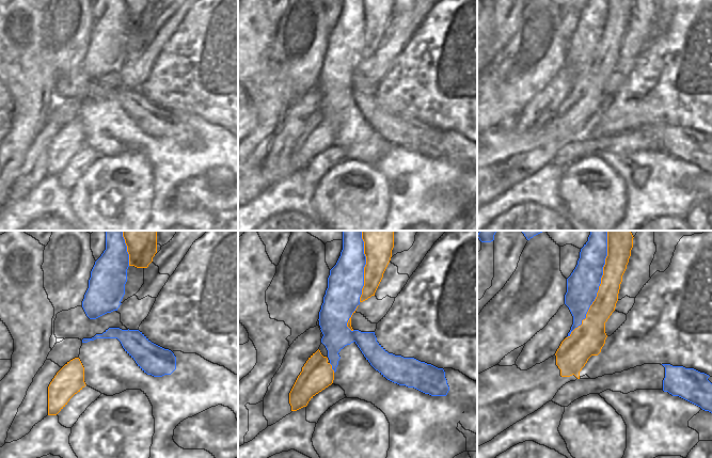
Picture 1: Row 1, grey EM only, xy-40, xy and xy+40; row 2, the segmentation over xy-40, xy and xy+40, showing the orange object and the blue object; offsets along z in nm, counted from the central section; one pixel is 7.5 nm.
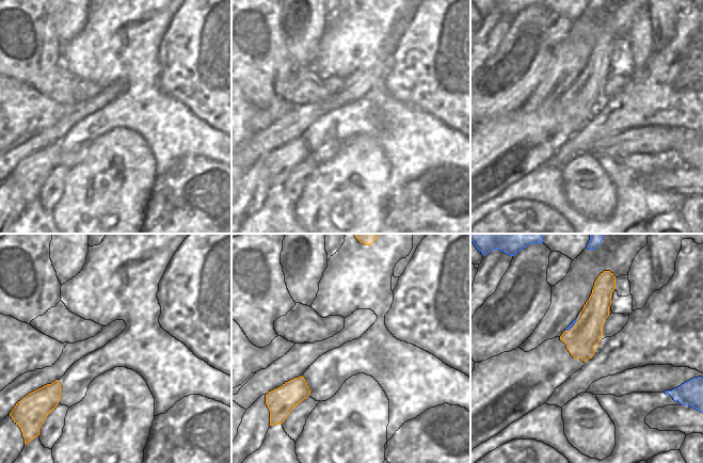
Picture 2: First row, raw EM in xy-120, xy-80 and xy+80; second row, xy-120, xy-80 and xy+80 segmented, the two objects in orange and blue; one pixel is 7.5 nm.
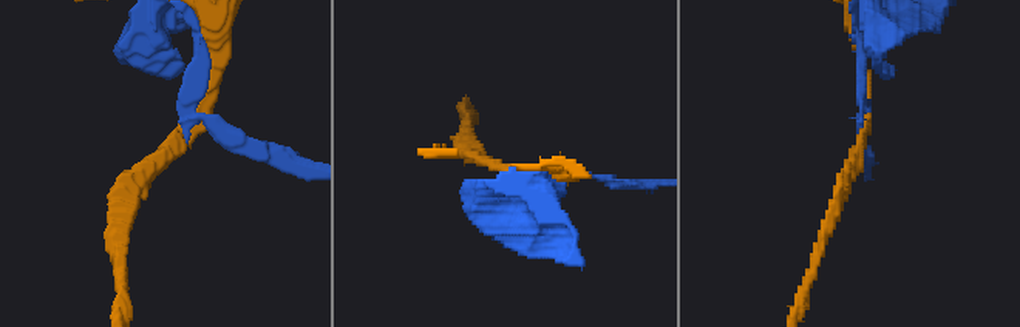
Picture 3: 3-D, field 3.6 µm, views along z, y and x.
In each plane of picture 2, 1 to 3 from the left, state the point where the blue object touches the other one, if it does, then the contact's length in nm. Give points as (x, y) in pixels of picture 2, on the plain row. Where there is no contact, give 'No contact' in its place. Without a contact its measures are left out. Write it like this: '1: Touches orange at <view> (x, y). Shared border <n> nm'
1: No contact
2: No contact
3: Touches orange at xy+80 (575, 84). Shared border 180 nm.

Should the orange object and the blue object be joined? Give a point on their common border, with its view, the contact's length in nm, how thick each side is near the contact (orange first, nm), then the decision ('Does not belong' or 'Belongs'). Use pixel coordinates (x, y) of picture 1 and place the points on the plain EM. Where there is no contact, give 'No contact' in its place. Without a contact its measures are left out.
Touches orange at xy+40 (599, 50). Shared border 800 nm. Thickness 170 nm (orange) against 240 nm. Does not belong.

